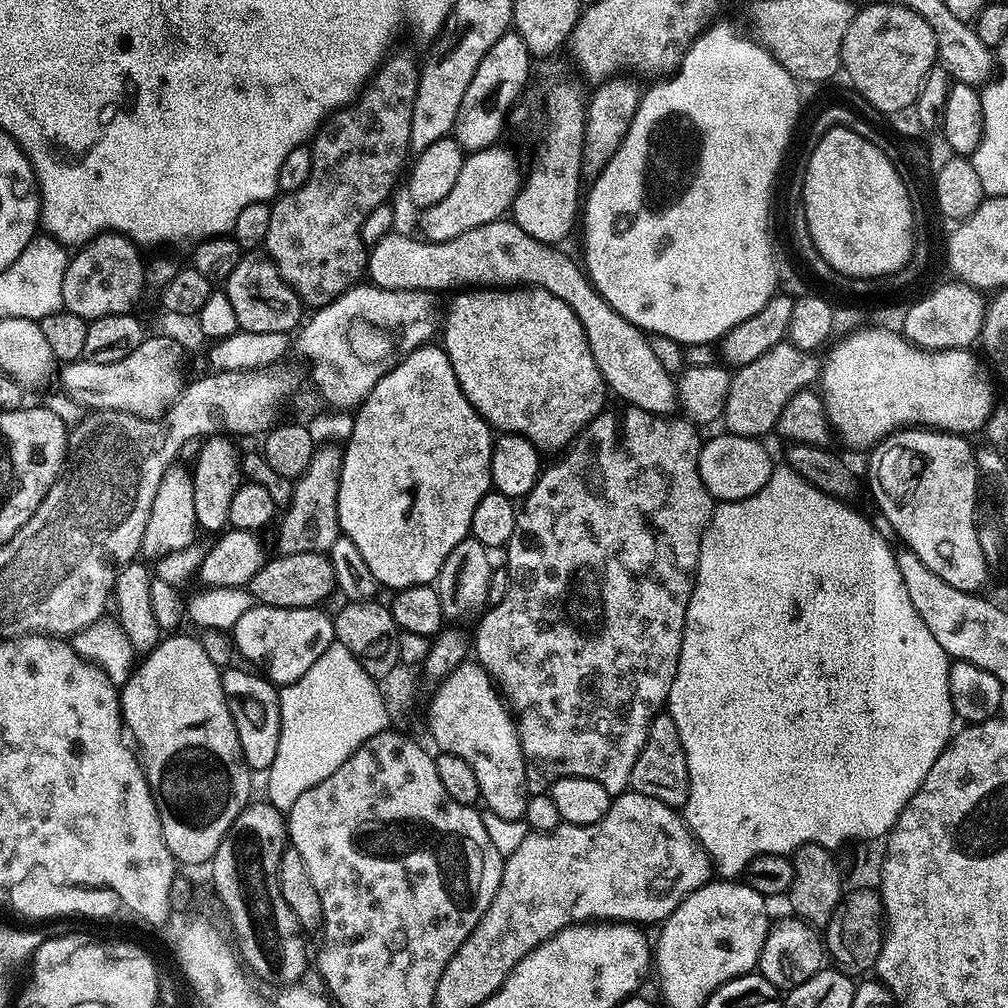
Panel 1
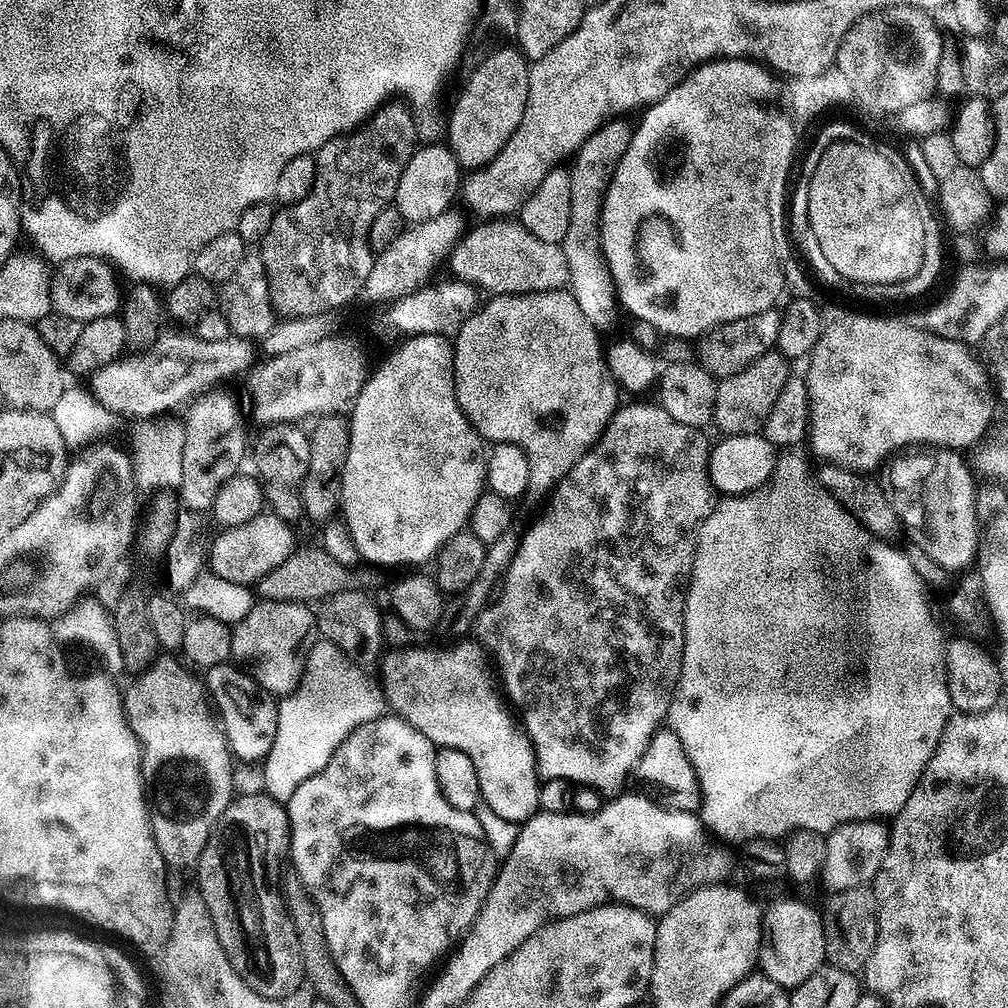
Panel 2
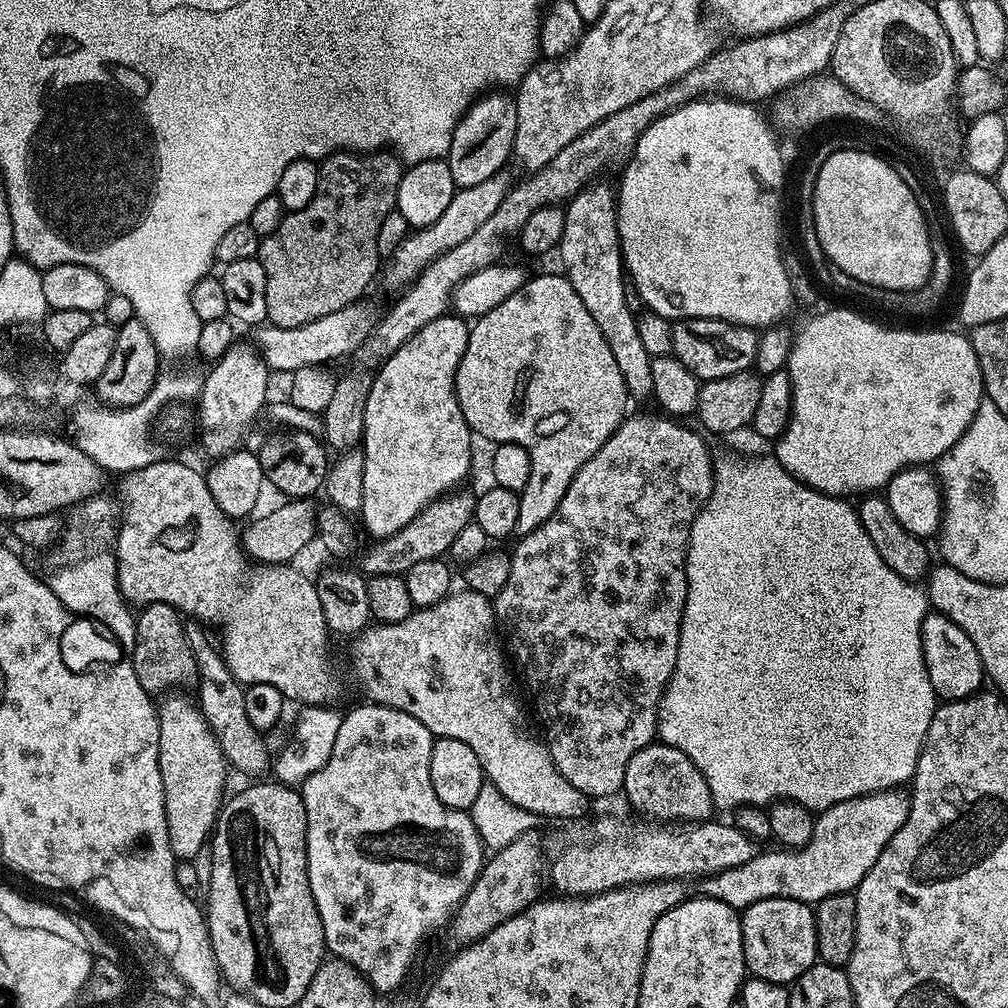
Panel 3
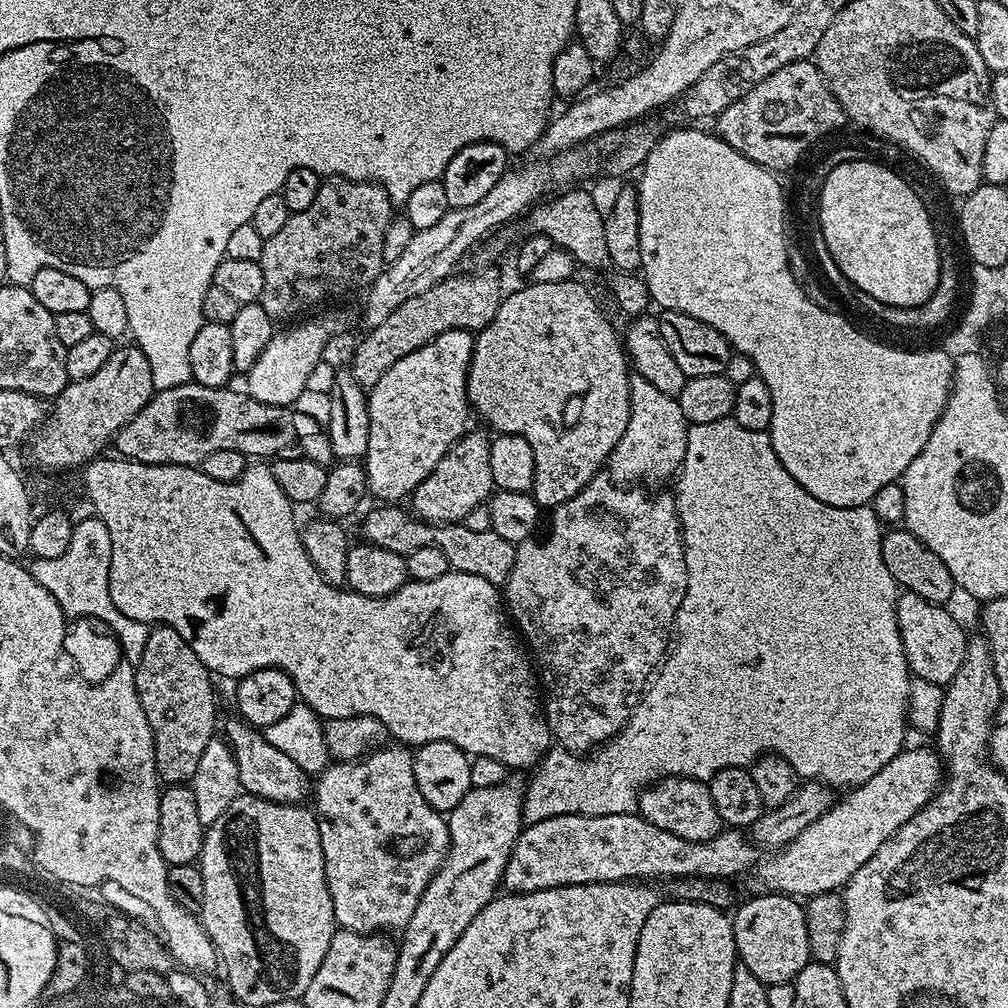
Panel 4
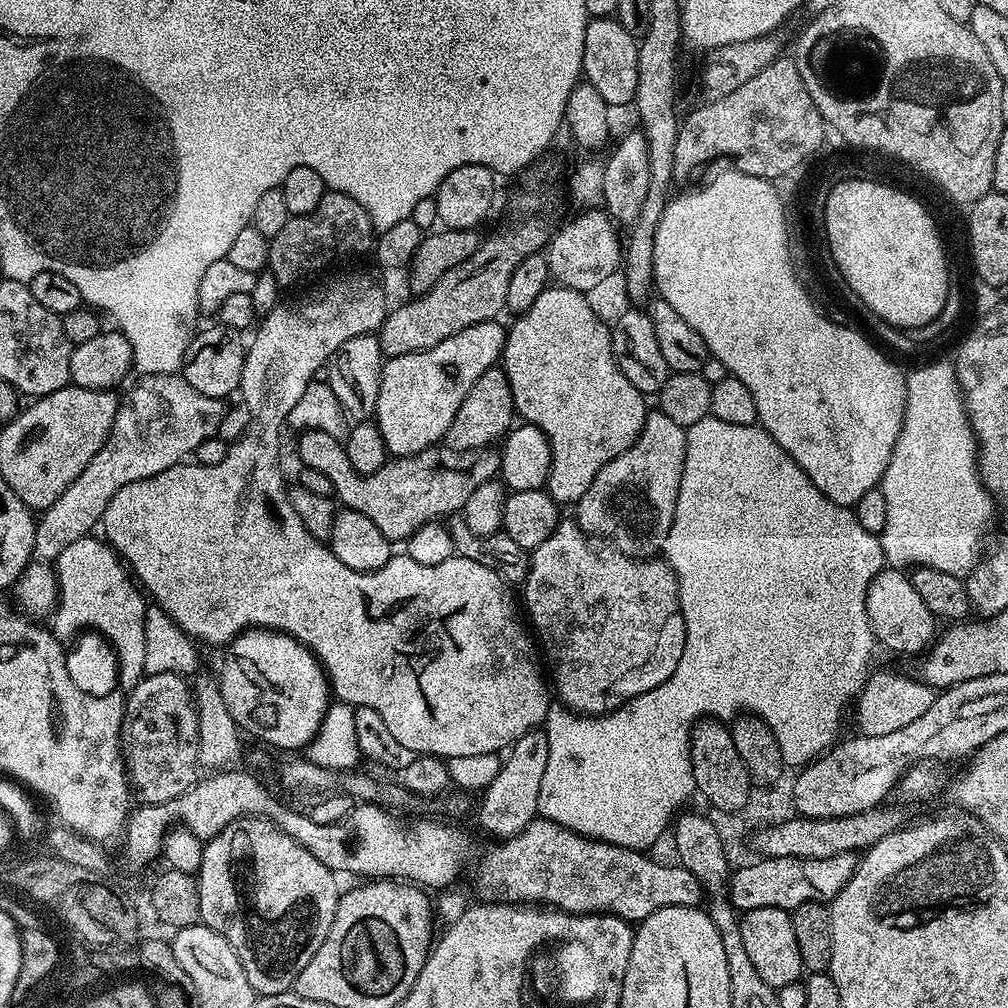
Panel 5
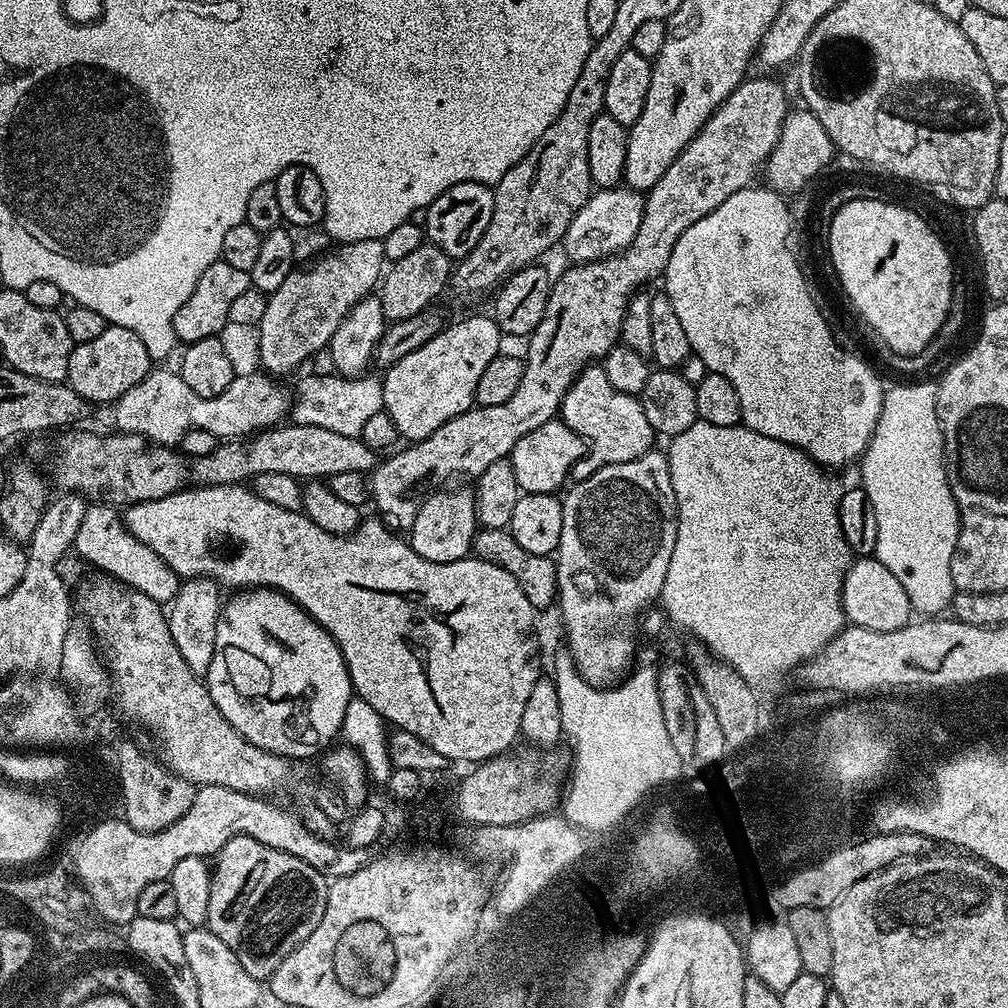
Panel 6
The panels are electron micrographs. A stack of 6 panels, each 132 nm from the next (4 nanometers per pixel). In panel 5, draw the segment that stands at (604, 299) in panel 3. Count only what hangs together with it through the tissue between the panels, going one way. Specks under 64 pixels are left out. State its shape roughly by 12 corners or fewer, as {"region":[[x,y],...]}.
{"region":[[658,410],[574,505],[586,534],[652,558],[671,537],[688,434]]}

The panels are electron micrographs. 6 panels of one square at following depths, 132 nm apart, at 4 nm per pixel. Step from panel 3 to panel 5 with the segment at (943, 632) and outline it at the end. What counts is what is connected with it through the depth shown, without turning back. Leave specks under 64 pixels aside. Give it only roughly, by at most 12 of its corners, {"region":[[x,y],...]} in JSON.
{"region":[[901,569],[868,592],[877,641],[900,656],[932,647],[938,617]]}

